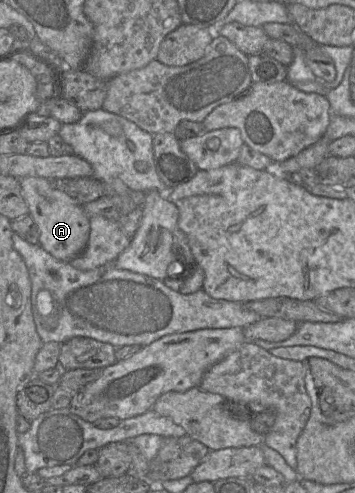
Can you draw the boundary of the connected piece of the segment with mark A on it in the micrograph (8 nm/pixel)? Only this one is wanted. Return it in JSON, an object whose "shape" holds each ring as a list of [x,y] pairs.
{"shape":[[[43,177],[17,178],[29,214],[39,228],[39,245],[56,259],[69,262],[86,248],[90,236],[90,217],[83,206],[65,192],[58,190],[52,181]]]}

